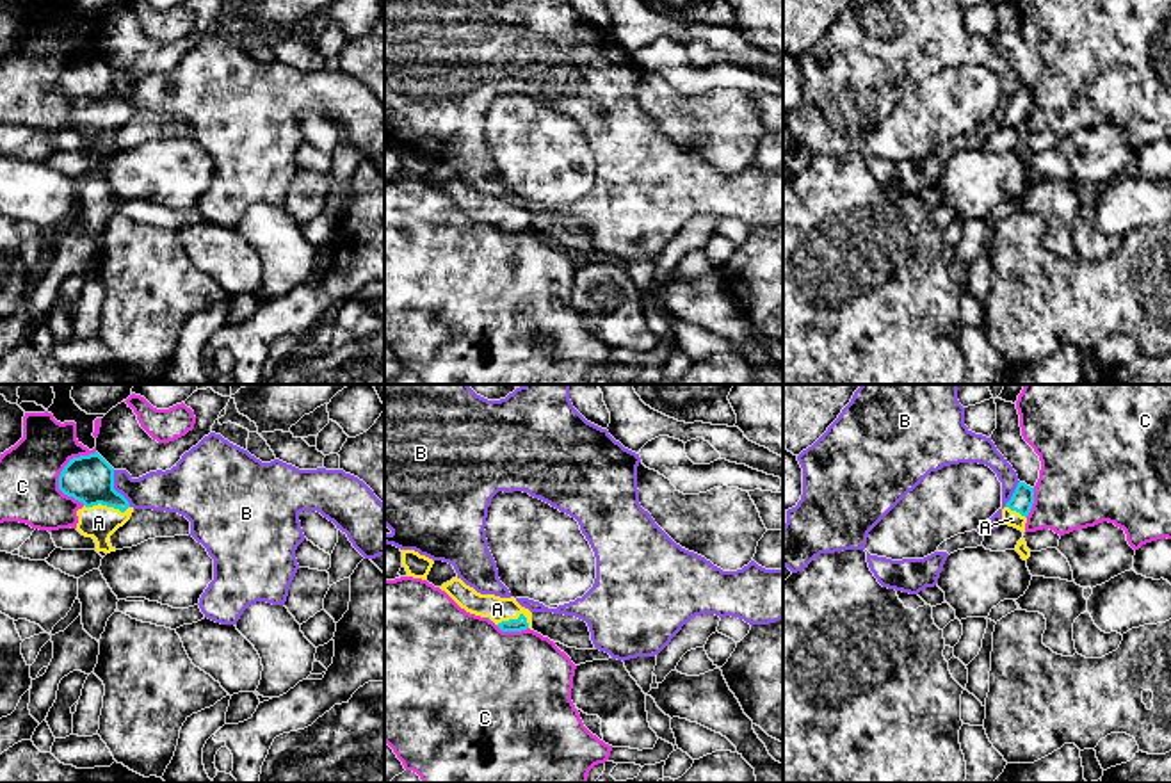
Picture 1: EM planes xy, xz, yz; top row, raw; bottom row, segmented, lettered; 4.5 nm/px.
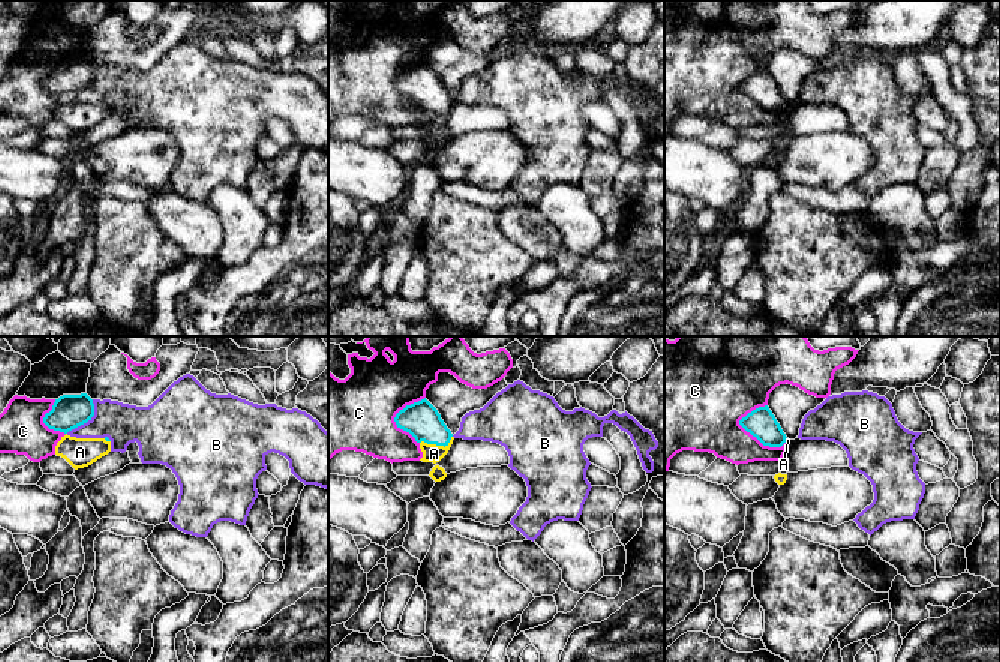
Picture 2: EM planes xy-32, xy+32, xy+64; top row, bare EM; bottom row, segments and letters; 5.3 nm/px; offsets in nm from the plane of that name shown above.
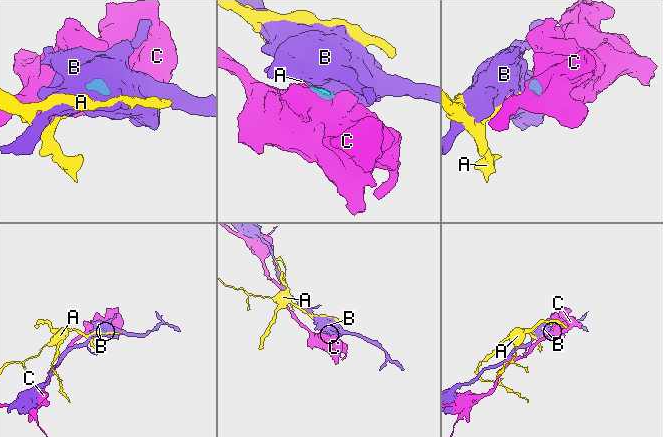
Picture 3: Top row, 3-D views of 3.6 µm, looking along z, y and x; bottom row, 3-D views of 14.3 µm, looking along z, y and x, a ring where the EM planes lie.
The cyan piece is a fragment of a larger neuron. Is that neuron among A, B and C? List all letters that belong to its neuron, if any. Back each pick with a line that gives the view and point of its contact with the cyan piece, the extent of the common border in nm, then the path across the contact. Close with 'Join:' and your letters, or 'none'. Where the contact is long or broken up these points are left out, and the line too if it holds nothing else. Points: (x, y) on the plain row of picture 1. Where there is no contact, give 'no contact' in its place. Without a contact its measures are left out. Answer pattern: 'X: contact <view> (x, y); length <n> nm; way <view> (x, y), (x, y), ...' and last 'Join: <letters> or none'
A: contact xy (107, 107); length 200 nm; way xy (89, 80), (107, 107), (98, 123)
Join: A

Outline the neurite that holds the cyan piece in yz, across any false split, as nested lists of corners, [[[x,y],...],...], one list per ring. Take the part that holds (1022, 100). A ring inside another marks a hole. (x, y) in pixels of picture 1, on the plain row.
[[[1018,84],[1011,101],[1002,110],[1002,126],[1025,133],[1027,117],[1034,105],[1034,89]]]

